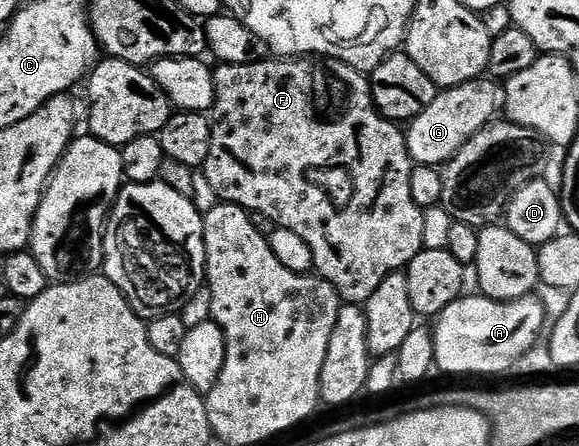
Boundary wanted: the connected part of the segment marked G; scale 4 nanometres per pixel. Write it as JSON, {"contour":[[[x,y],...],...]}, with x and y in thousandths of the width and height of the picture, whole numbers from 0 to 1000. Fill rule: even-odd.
{"contour":[[[827,173],[793,195],[758,202],[753,226],[731,244],[701,294],[710,357],[731,374],[762,377],[817,303],[848,276],[858,249],[862,256],[864,195],[851,175]]]}

